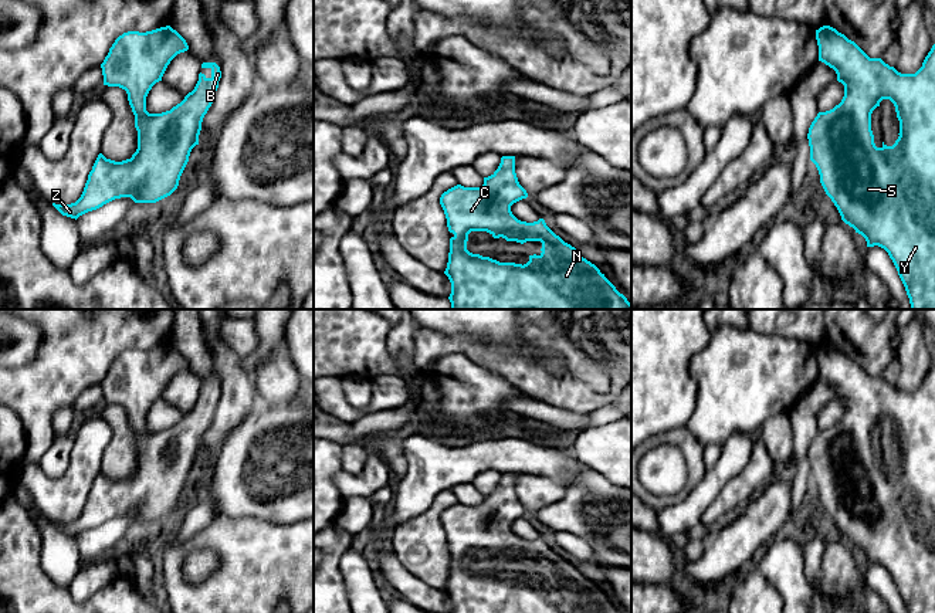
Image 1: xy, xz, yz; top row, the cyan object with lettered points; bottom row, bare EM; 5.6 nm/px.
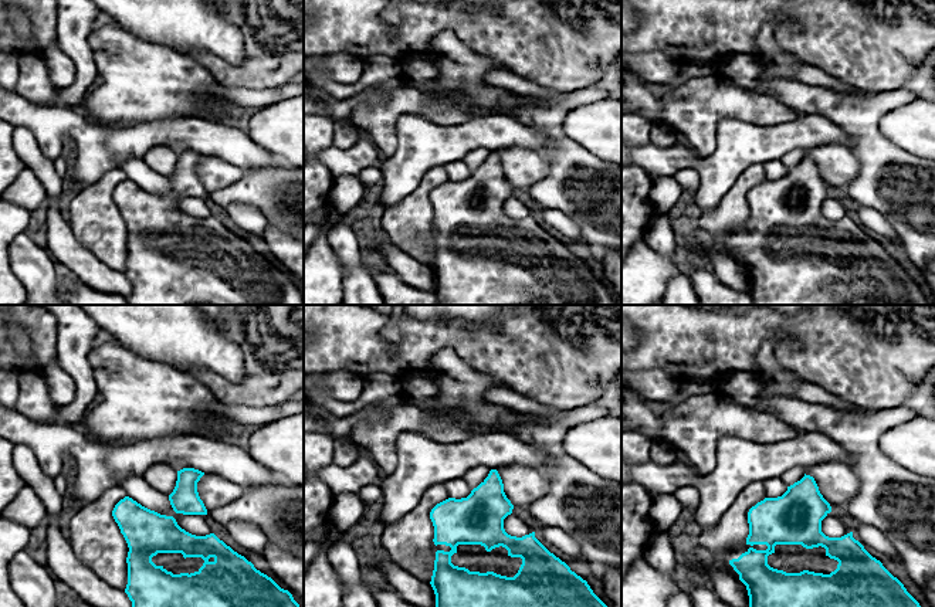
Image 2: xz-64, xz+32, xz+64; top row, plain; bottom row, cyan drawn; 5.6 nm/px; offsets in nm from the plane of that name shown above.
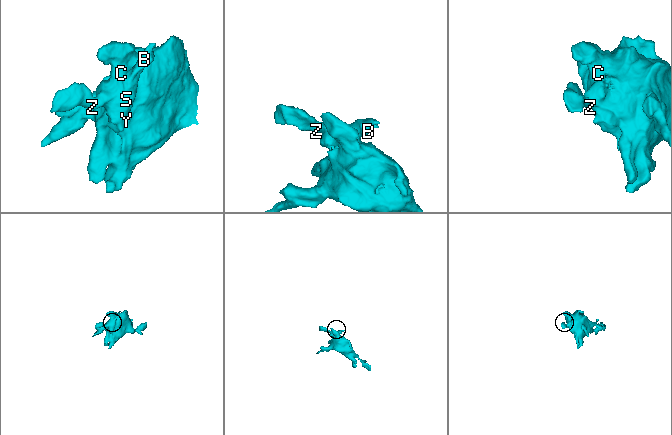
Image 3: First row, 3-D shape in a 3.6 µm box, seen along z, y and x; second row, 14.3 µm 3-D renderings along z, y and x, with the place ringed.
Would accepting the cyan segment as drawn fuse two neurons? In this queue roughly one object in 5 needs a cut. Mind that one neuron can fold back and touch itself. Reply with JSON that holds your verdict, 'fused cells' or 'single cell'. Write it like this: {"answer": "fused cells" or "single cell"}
{"answer": "single cell"}

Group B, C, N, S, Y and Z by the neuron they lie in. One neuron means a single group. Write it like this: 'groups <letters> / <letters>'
groups B C N S Y Z

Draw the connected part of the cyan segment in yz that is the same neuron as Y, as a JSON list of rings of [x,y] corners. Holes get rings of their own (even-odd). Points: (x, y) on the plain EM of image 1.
[[[823,343],[816,348],[816,358],[819,363],[819,379],[833,386],[837,392],[837,399],[844,403],[844,414],[841,420],[830,429],[819,430],[807,451],[810,478],[819,488],[820,501],[826,512],[837,525],[841,538],[865,556],[867,565],[878,563],[888,570],[905,604],[907,613],[935,613],[935,362],[925,375],[922,385],[915,392],[901,392],[881,376],[870,376],[854,359],[848,358],[844,352],[830,343]],[[883,417],[890,417],[895,424],[897,436],[900,438],[900,454],[892,464],[887,464],[883,460],[883,464],[877,465],[871,448],[871,431],[880,424]]]

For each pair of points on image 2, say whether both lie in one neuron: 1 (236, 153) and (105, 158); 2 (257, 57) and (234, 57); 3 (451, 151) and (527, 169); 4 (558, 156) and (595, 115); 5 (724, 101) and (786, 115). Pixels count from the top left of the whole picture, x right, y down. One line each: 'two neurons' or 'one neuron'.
1: one neuron
2: two neurons
3: two neurons
4: two neurons
5: one neuron

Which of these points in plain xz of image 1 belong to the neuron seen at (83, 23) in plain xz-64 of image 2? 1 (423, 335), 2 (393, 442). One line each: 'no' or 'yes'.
1: no
2: no

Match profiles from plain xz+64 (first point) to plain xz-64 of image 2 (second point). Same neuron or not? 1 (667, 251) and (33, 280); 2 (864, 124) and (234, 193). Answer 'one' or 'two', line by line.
1: one
2: one

